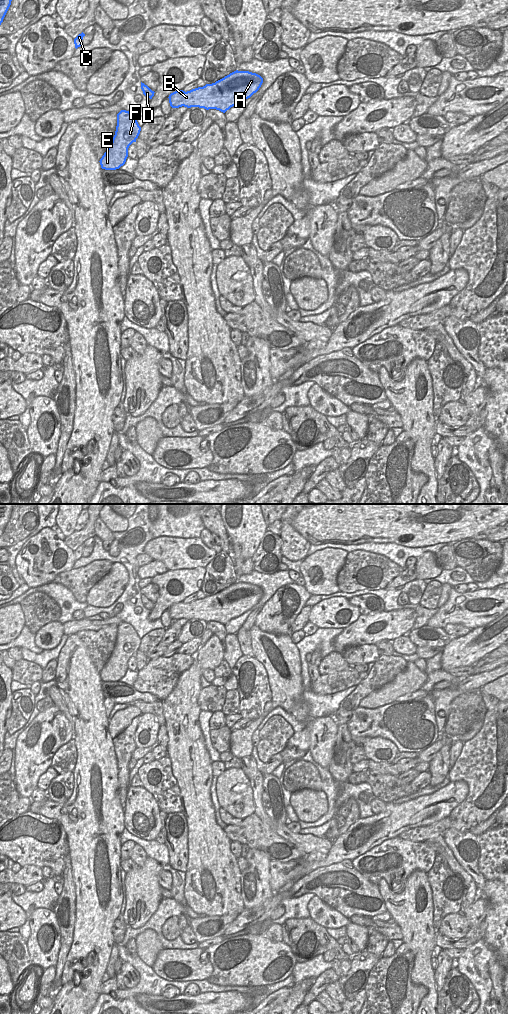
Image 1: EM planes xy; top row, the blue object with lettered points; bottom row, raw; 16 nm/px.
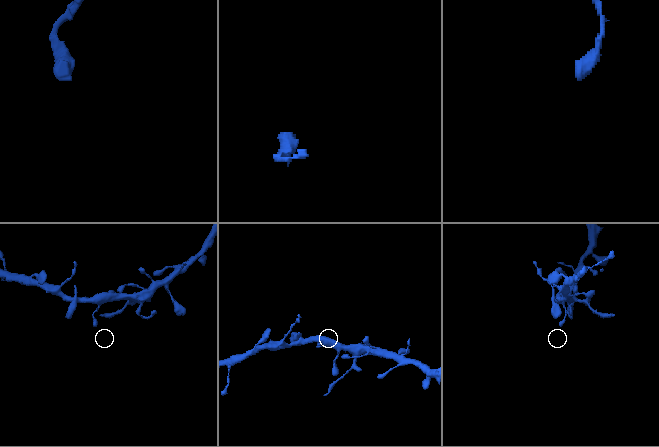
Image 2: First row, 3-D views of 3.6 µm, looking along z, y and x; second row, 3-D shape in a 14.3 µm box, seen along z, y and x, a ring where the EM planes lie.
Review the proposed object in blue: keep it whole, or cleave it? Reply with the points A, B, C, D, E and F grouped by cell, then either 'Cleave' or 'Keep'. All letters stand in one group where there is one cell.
Groups: A B C D E F. Keep

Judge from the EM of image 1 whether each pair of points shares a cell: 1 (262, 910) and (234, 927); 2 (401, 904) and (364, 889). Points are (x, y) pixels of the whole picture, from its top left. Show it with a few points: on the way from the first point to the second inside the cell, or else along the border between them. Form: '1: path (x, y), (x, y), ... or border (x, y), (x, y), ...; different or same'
1: path (255, 914), (246, 917), (241, 922); same
2: border (377, 885), (387, 910); different

